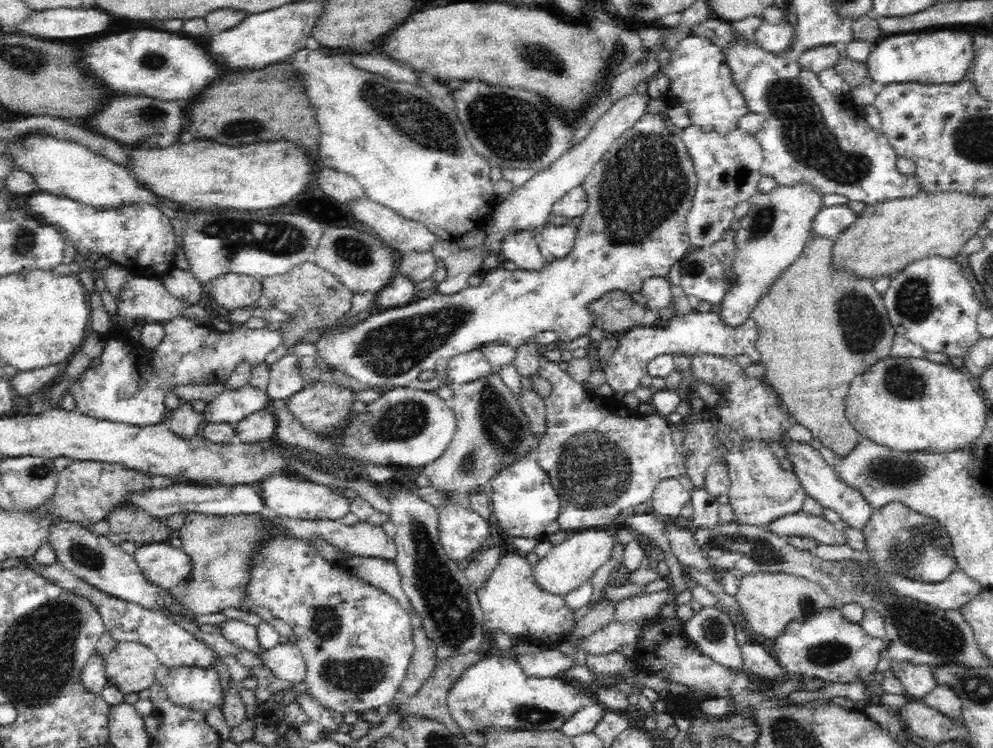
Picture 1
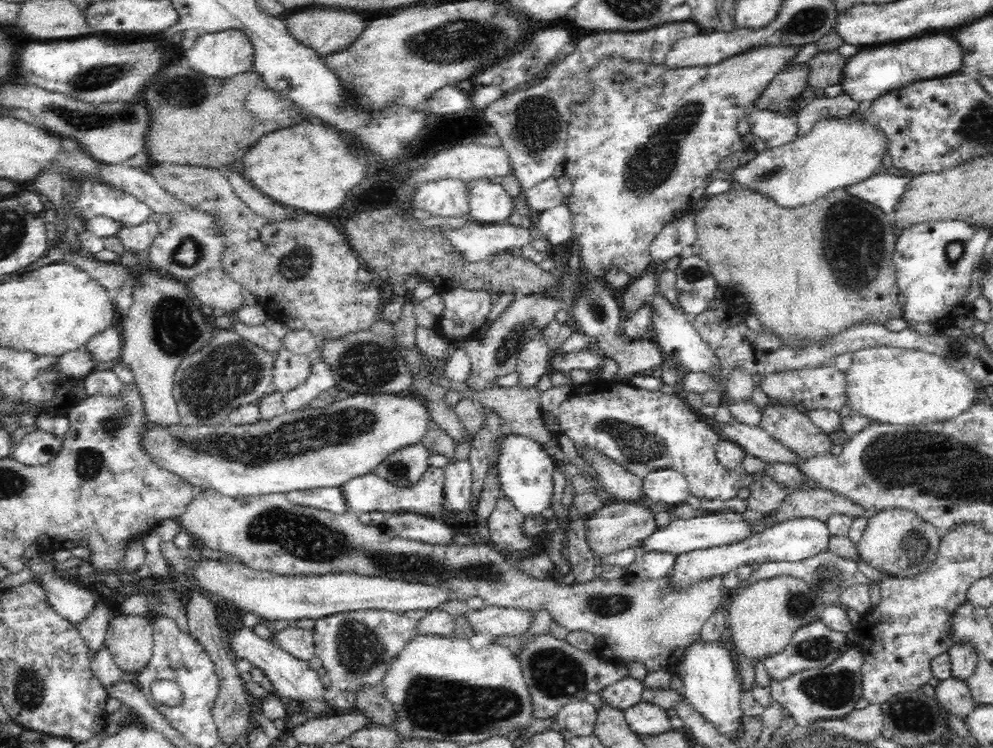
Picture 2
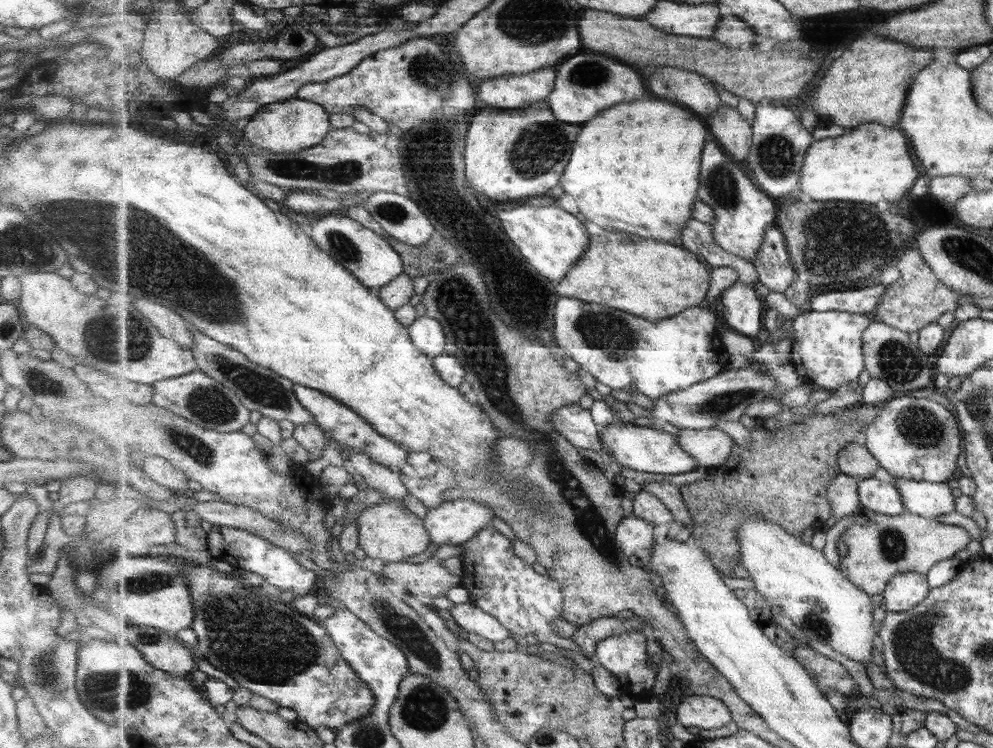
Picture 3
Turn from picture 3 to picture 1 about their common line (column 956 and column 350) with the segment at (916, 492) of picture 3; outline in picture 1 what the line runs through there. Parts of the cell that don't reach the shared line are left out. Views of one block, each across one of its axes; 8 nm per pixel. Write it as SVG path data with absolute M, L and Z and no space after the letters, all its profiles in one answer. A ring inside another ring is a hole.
M270 477L260 482L260 491L266 499L267 512L295 519L338 520L351 510L351 498L326 484L308 481L302 477Z

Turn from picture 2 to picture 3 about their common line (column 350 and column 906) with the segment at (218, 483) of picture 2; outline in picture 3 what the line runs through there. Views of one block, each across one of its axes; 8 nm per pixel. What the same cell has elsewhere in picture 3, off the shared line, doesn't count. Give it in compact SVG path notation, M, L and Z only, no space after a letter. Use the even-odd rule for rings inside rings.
M897 395L885 402L883 410L870 423L866 434L866 447L878 462L893 478L915 479L934 483L947 483L958 477L957 458L964 449L963 429L956 414L943 404L929 398L913 398L908 395Z

